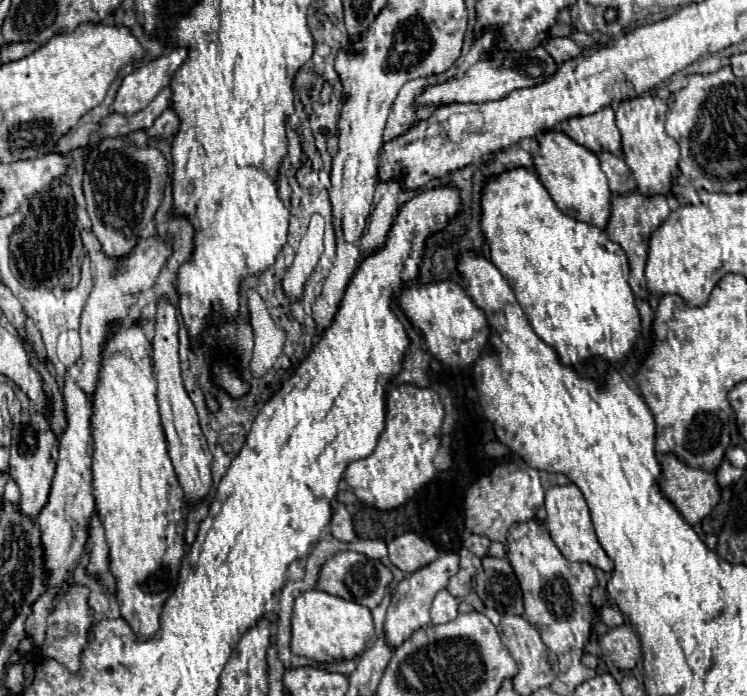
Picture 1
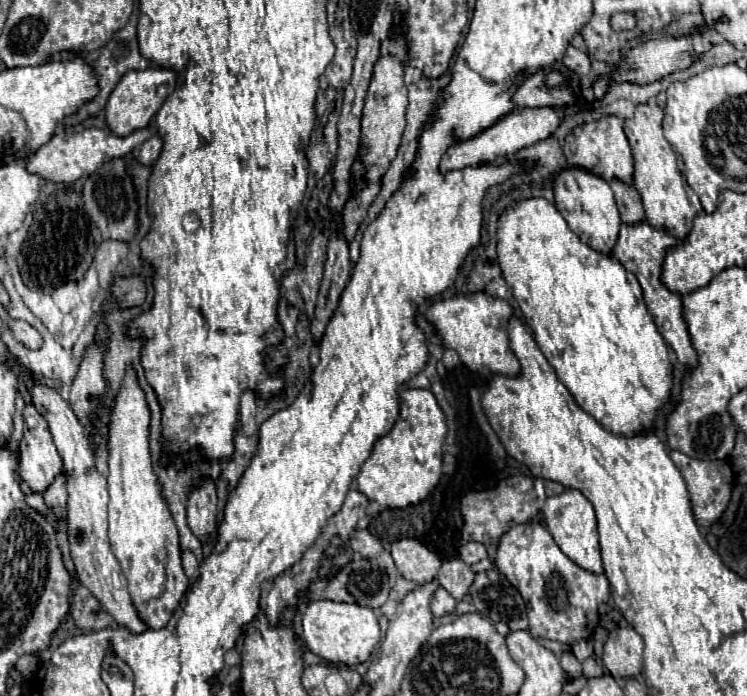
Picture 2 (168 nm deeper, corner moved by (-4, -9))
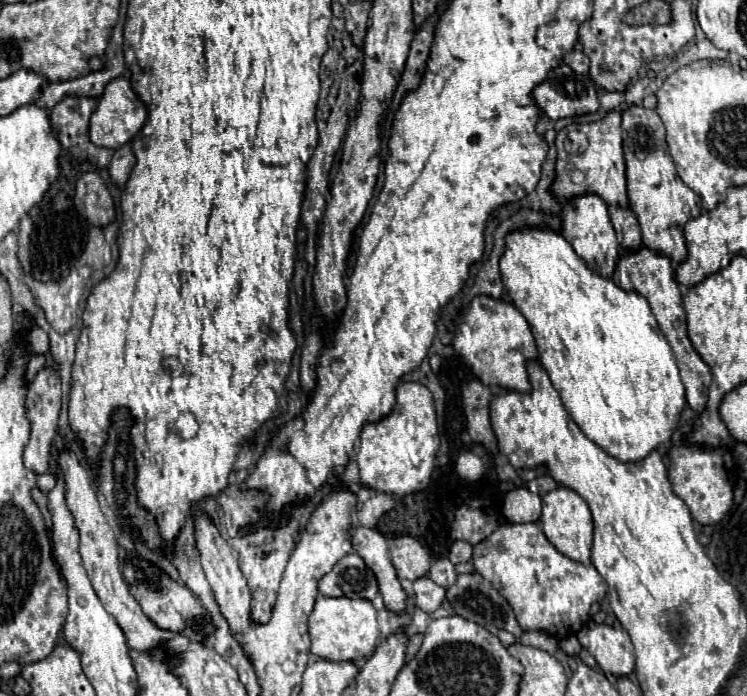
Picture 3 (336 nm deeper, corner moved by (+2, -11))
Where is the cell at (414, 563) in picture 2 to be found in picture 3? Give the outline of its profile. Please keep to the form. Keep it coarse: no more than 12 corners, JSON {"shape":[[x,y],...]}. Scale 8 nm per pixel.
{"shape":[[410,535],[388,543],[398,579],[426,577],[430,553]]}

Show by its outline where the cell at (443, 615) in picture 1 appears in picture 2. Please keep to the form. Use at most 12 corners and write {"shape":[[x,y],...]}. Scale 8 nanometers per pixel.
{"shape":[[438,587],[430,601],[434,617],[444,617],[456,609],[454,597]]}

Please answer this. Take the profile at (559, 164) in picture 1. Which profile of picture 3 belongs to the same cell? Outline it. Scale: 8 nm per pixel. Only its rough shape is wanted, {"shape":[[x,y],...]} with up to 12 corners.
{"shape":[[598,195],[562,203],[562,235],[602,277],[618,239]]}

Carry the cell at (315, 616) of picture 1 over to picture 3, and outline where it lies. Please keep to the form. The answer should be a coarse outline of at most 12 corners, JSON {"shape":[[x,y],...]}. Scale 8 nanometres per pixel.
{"shape":[[318,595],[310,651],[358,661],[376,649],[376,609],[366,599]]}

